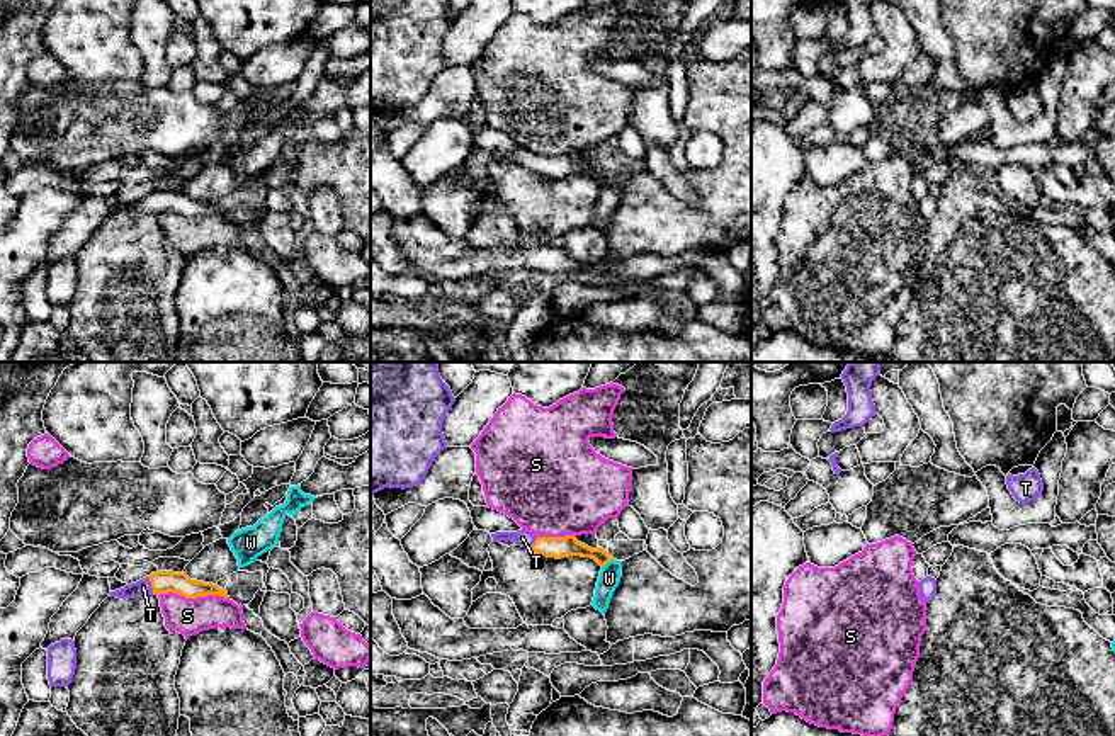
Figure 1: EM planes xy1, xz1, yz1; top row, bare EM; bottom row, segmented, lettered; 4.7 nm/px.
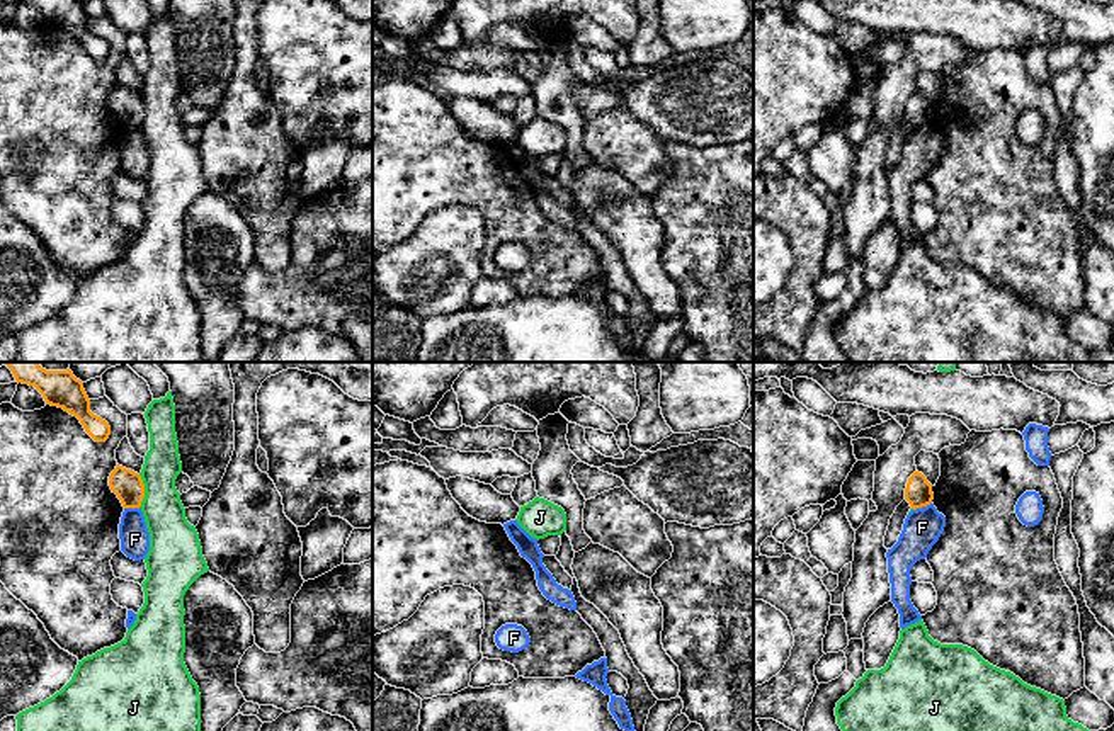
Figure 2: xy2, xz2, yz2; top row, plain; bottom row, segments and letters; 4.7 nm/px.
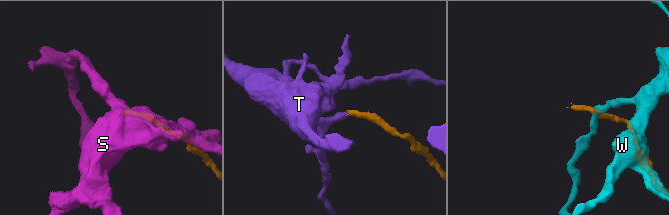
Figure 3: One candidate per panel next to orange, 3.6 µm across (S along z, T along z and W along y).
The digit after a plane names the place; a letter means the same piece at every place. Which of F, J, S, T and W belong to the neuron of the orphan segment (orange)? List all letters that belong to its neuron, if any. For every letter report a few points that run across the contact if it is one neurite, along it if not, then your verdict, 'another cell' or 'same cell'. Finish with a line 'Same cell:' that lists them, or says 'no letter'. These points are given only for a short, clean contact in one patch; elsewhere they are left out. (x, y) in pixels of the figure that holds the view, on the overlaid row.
F: another cell
J: line xy2 (138, 475), (143, 485), (140, 507); another cell
S: another cell
T: line xy1 (162, 582), (152, 585), (143, 587); same cell
W: line xz1 (616, 560), (602, 566); another cell
Same cell: T

